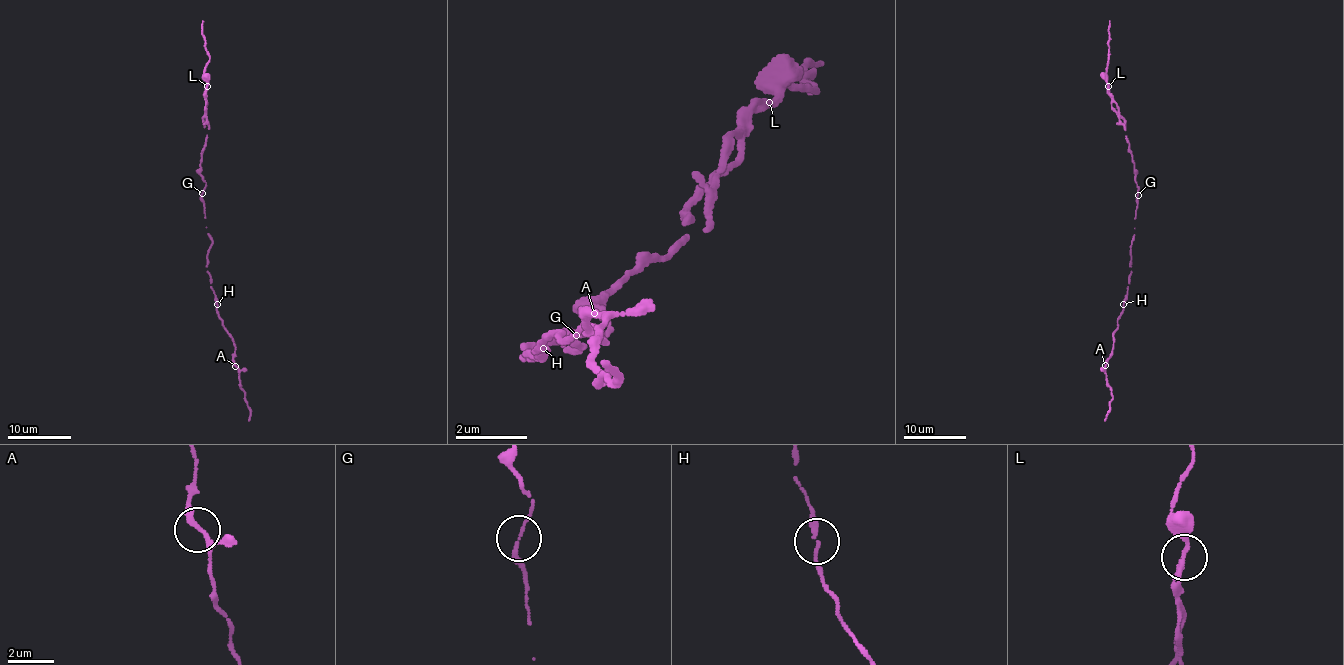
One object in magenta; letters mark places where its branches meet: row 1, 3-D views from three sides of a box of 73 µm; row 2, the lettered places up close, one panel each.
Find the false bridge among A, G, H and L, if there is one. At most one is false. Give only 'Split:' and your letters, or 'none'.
Split: L

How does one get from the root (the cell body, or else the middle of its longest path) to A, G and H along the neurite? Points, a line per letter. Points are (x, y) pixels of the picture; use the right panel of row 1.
A: (1134, 218), (1127, 294), (1113, 332), (1112, 354), (1105, 365)
G: (1134, 218), (1138, 194)
H: (1134, 218), (1131, 271), (1124, 304)

